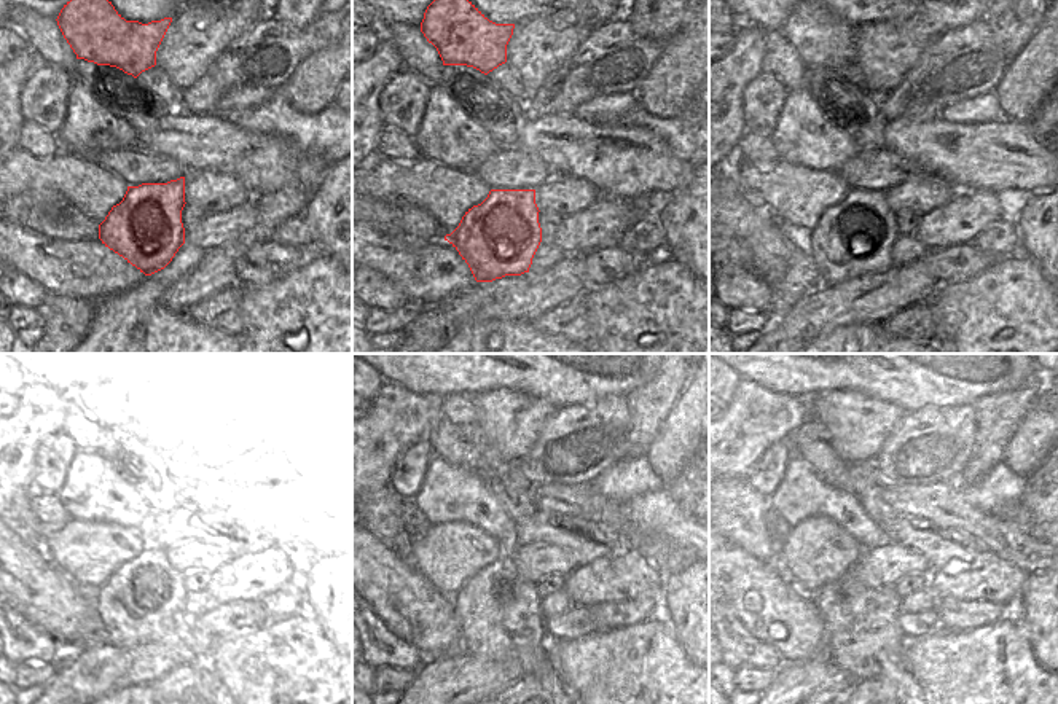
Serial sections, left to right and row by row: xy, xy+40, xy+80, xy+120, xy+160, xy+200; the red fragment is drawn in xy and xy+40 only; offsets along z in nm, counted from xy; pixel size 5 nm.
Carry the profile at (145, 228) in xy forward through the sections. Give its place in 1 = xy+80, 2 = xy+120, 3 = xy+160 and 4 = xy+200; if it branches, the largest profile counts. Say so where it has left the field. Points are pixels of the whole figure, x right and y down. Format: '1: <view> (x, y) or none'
1: xy+80 (842, 250)
2: xy+120 (126, 620)
3: xy+160 (510, 625)
4: xy+200 (862, 637)

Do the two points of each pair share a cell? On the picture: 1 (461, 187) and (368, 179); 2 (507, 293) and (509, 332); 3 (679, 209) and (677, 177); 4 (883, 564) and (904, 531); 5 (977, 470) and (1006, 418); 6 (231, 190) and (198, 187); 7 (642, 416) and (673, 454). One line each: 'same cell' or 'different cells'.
1: same cell
2: different cells
3: different cells
4: different cells
5: same cell
6: same cell
7: different cells

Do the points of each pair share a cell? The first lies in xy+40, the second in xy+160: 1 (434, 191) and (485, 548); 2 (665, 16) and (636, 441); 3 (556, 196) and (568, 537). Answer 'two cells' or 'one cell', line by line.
1: one cell
2: one cell
3: two cells

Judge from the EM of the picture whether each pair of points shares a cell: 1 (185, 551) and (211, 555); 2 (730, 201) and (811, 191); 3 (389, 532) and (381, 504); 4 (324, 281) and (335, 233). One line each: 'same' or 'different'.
1: same
2: different
3: same
4: different

